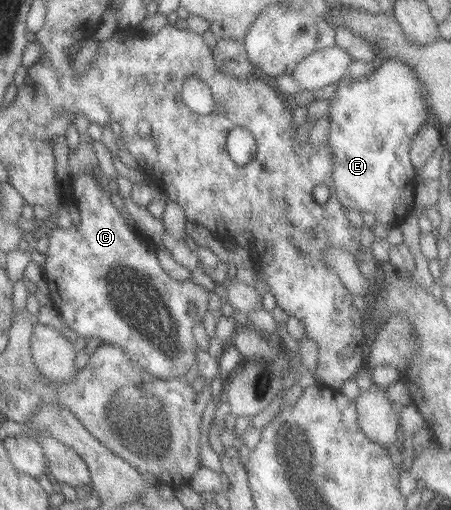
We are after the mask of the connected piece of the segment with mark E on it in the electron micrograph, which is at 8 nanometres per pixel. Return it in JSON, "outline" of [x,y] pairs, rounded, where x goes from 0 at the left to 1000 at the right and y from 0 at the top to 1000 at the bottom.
{"outline":[[[878,116],[840,118],[831,139],[823,141],[814,151],[805,155],[778,155],[774,149],[763,147],[756,155],[745,159],[743,182],[727,194],[727,208],[723,218],[723,235],[729,249],[725,257],[725,290],[734,298],[734,318],[738,318],[738,331],[734,331],[734,361],[738,361],[738,376],[743,376],[743,388],[752,394],[752,400],[761,410],[774,416],[785,414],[805,418],[823,418],[831,435],[840,435],[854,443],[854,447],[874,447],[894,435],[894,429],[905,420],[905,414],[916,408],[916,380],[922,335],[911,325],[907,314],[907,282],[911,280],[911,269],[920,267],[920,261],[933,253],[933,247],[942,241],[953,241],[953,229],[949,218],[945,218],[945,198],[940,196],[936,175],[918,137],[907,127],[898,127],[891,120]]]}

